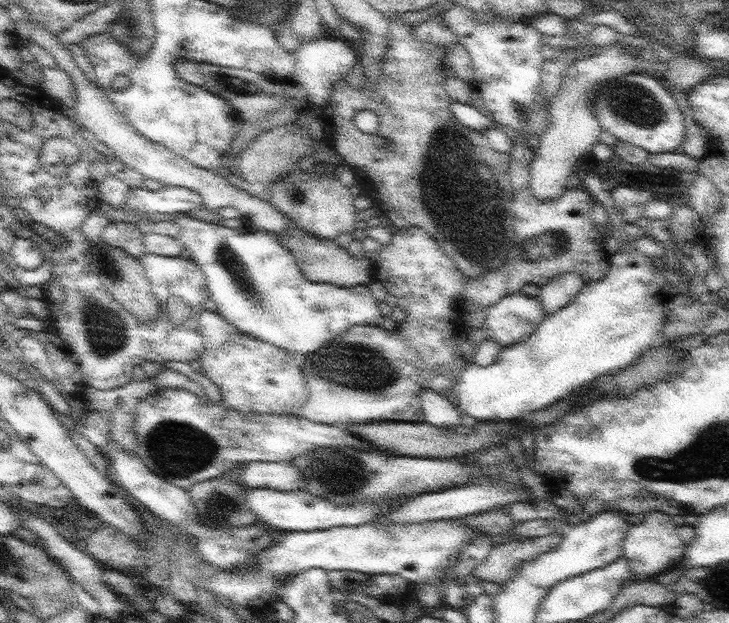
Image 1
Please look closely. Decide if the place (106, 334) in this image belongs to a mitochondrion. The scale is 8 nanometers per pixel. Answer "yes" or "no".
yes

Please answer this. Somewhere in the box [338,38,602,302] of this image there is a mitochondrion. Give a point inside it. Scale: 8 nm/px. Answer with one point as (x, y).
(444, 137)

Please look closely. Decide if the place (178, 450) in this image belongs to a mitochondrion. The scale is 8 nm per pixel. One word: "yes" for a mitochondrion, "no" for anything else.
yes

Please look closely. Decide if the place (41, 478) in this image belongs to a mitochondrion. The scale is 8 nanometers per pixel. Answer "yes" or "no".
no

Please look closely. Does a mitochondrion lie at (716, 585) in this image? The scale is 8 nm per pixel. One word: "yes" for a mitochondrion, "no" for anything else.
yes

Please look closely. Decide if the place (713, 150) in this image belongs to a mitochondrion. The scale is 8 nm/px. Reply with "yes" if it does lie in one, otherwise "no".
no

